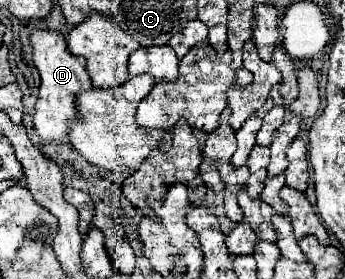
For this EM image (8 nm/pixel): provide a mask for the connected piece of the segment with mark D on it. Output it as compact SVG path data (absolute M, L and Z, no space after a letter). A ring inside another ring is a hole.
M32 30L30 34L30 44L32 44L32 54L34 54L34 66L40 72L42 84L40 84L40 94L38 102L34 106L34 128L36 134L42 138L40 144L68 144L68 126L66 122L76 118L76 108L74 100L80 90L90 90L92 82L86 72L86 58L84 56L74 56L68 50L66 36L58 30Z

